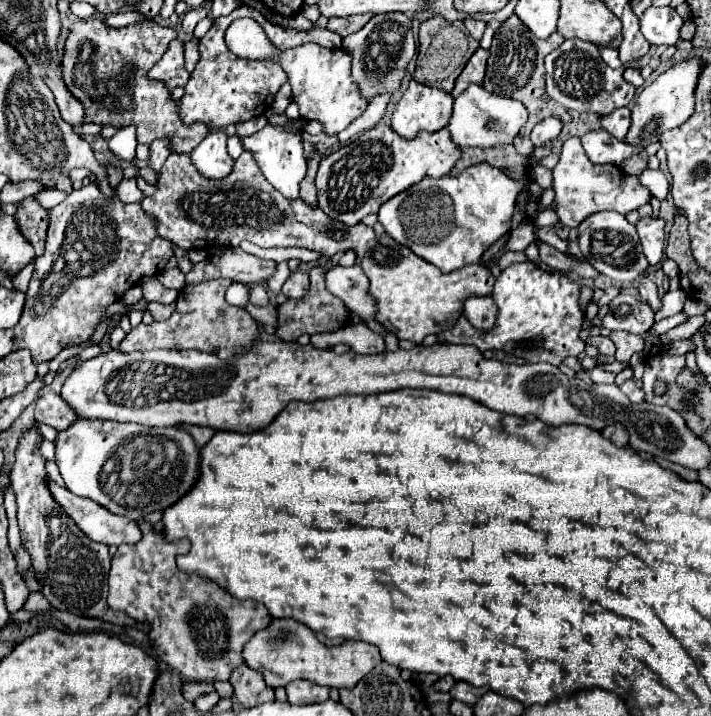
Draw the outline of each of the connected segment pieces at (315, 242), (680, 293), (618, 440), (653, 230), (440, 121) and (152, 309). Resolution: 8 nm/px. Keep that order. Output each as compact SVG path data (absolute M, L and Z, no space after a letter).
M242 152L234 170L220 180L200 176L188 156L170 154L160 170L156 186L158 190L142 200L142 208L156 220L158 236L172 240L186 250L238 246L242 240L250 240L262 248L300 246L308 250L326 250L328 256L346 250L356 252L356 264L368 276L368 292L376 300L374 320L398 340L420 344L424 336L448 330L462 314L466 296L488 296L494 286L492 272L482 264L464 266L444 274L418 258L410 248L396 244L388 234L376 236L373 228L364 224L346 228L344 224L330 220L320 208L302 204L300 198L294 202L286 200L262 176L250 152Z
M682 289L667 292L661 299L662 306L654 316L654 323L681 312L686 299L687 294Z
M614 424L614 426L604 428L604 430L602 430L602 436L608 438L612 444L616 444L616 446L620 446L620 448L628 444L628 432L626 432L626 428L624 428L622 424Z
M642 218L636 224L636 230L638 230L640 242L642 242L642 250L644 250L644 256L646 256L648 264L650 266L658 264L662 260L664 240L666 240L664 222L660 218Z
M412 80L392 112L390 128L406 140L412 140L422 130L438 132L448 126L452 102L454 98L440 88L430 88Z
M150 302L148 306L146 306L146 310L154 316L154 320L166 320L166 318L170 318L170 314L174 312L175 308L176 302L164 306L157 302Z

